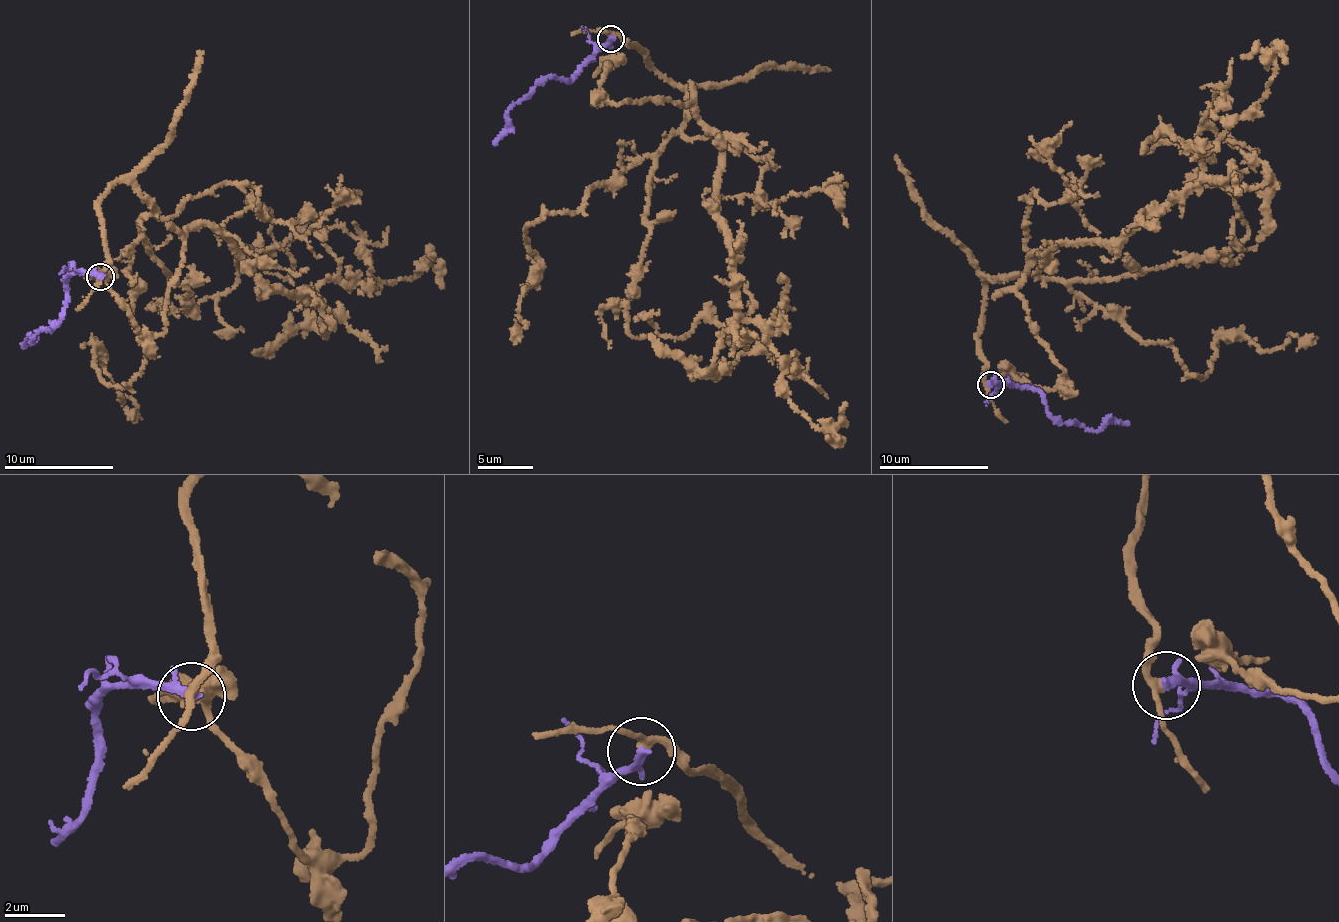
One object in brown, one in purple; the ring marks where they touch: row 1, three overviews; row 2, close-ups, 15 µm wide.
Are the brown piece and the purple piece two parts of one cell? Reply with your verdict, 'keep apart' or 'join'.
join

